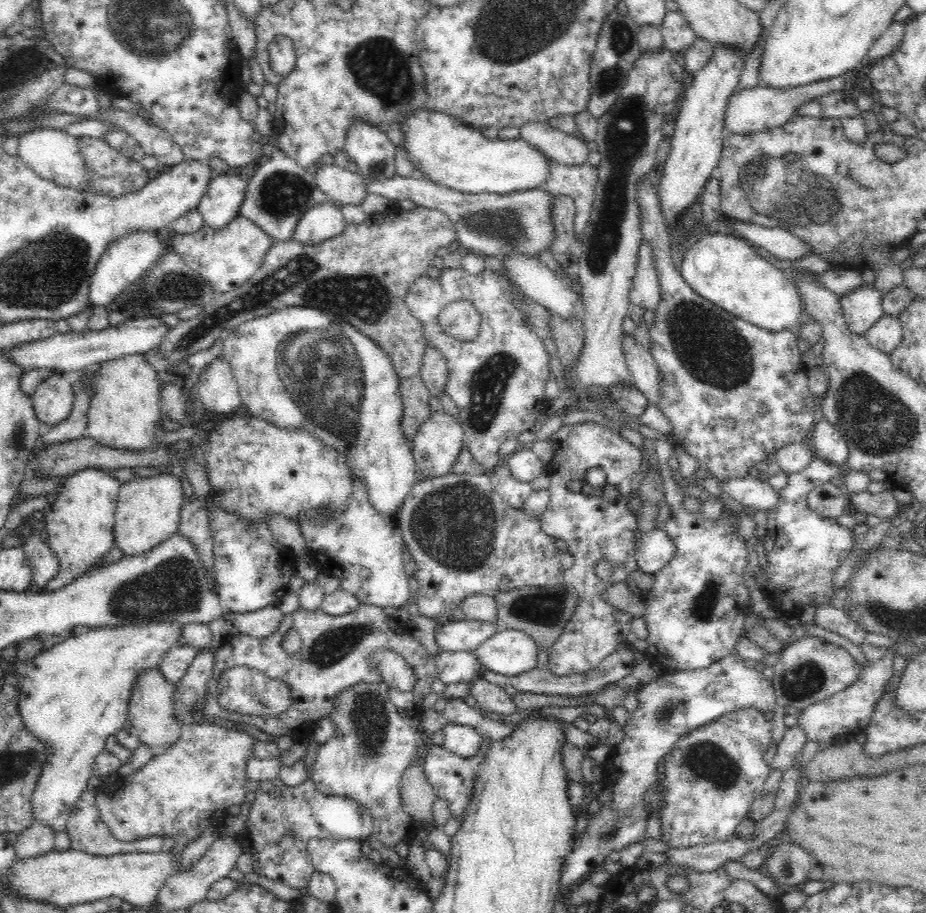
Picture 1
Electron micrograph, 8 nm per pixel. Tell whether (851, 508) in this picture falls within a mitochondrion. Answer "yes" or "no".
no

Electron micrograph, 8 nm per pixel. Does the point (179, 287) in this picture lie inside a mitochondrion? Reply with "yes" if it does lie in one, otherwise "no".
yes

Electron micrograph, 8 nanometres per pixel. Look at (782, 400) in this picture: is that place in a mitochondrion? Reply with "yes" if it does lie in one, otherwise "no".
no

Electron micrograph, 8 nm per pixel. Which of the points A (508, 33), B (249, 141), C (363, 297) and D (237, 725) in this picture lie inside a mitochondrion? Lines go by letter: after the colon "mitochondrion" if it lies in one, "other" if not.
A: mitochondrion
B: other
C: mitochondrion
D: other

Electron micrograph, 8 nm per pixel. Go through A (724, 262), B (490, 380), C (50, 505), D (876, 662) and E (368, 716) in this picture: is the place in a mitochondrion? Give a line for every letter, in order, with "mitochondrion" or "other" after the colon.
A: other
B: mitochondrion
C: other
D: other
E: mitochondrion

